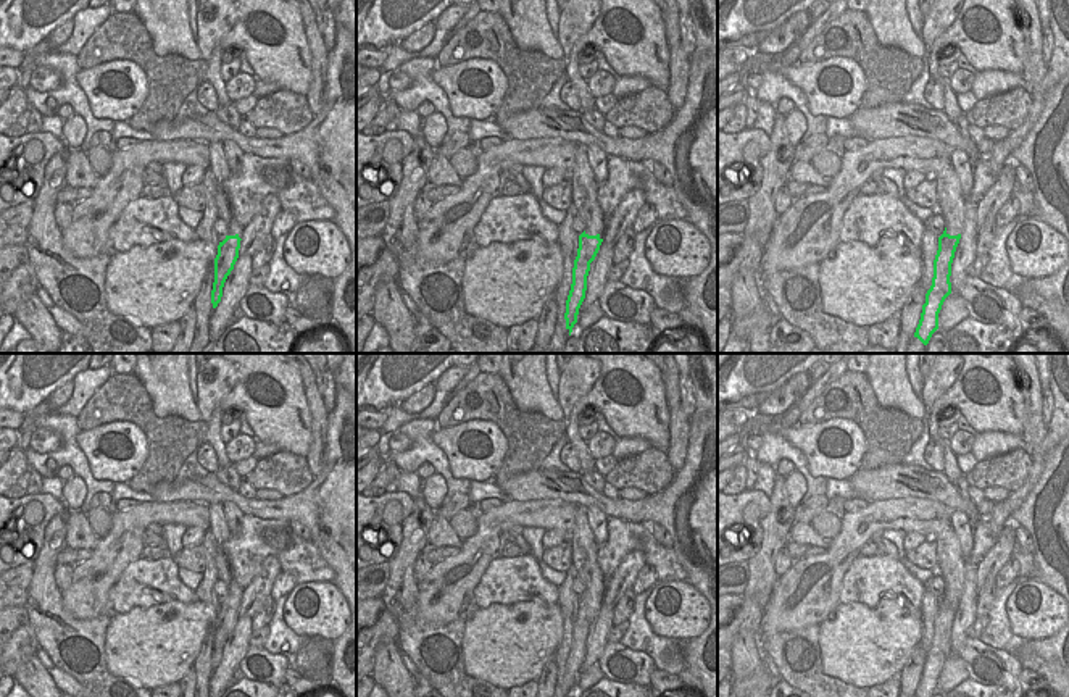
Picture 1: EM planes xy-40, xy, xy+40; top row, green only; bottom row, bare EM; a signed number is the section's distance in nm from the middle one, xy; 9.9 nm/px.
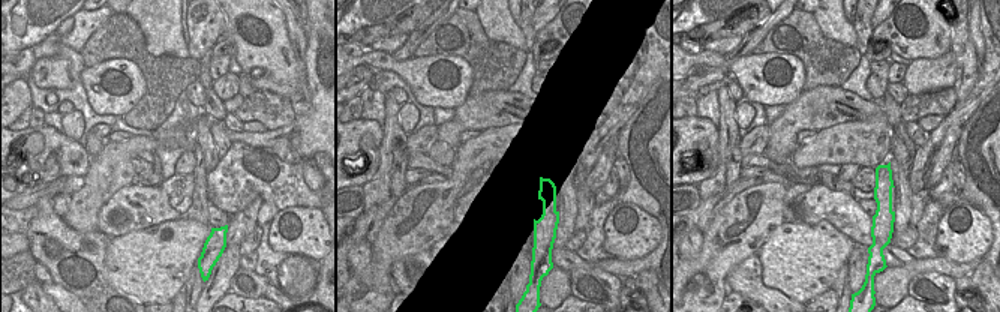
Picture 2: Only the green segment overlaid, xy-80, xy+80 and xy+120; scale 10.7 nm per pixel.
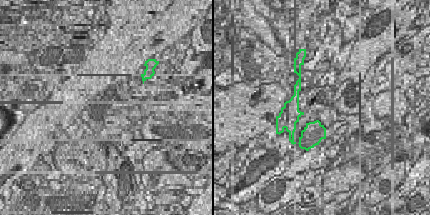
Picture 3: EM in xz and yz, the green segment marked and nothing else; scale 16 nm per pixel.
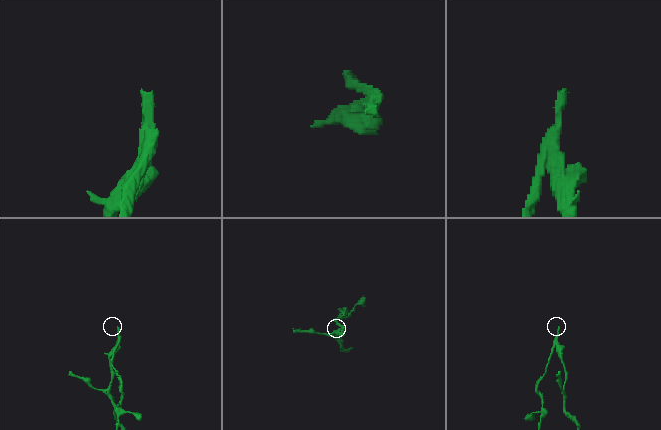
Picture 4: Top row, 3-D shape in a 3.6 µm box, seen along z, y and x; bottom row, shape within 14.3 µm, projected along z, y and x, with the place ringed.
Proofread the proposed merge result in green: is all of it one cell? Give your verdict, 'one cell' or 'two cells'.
two cells

